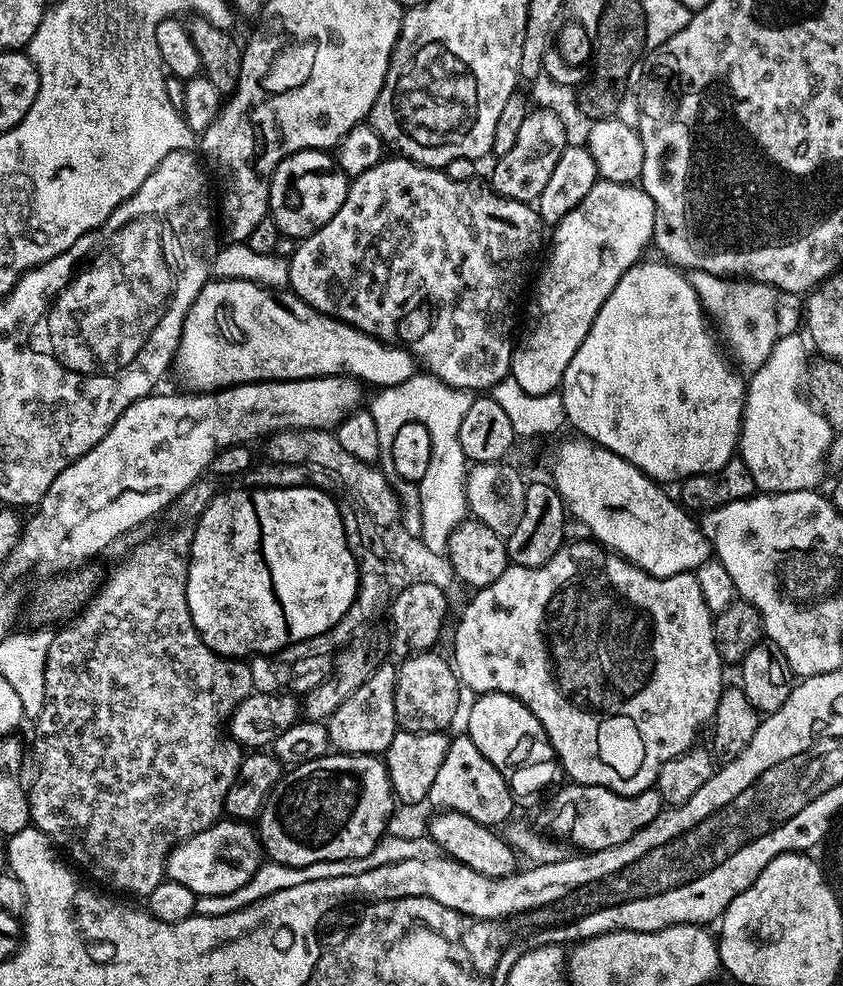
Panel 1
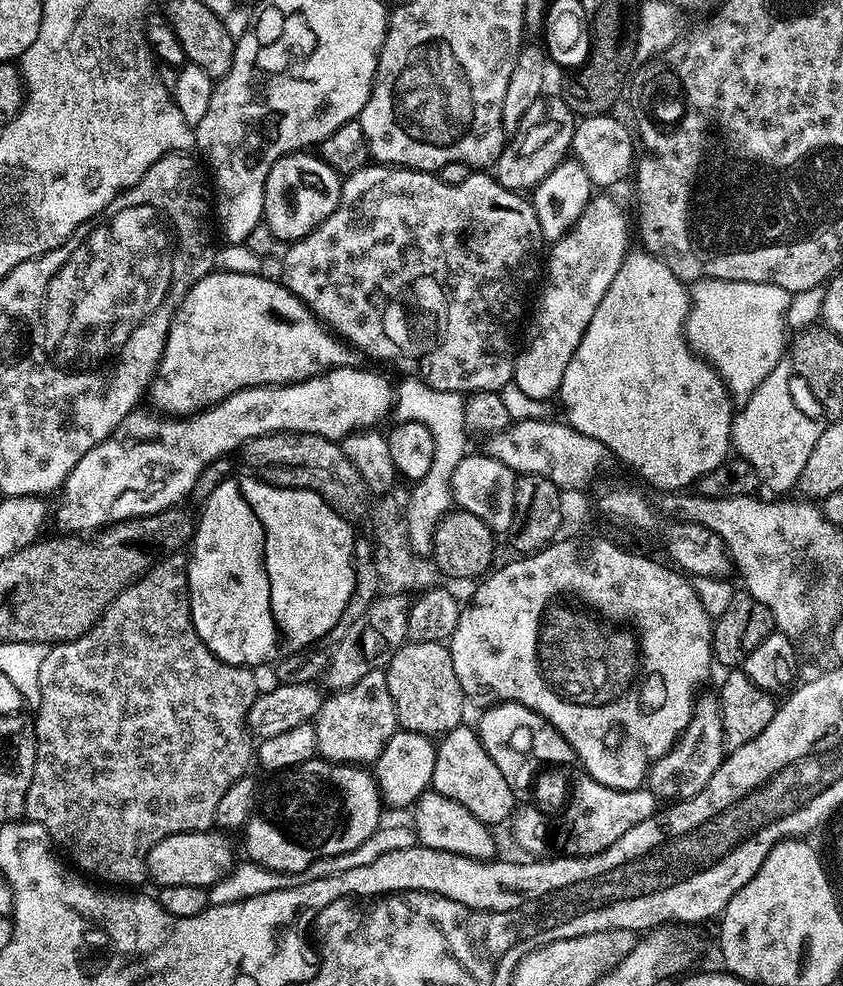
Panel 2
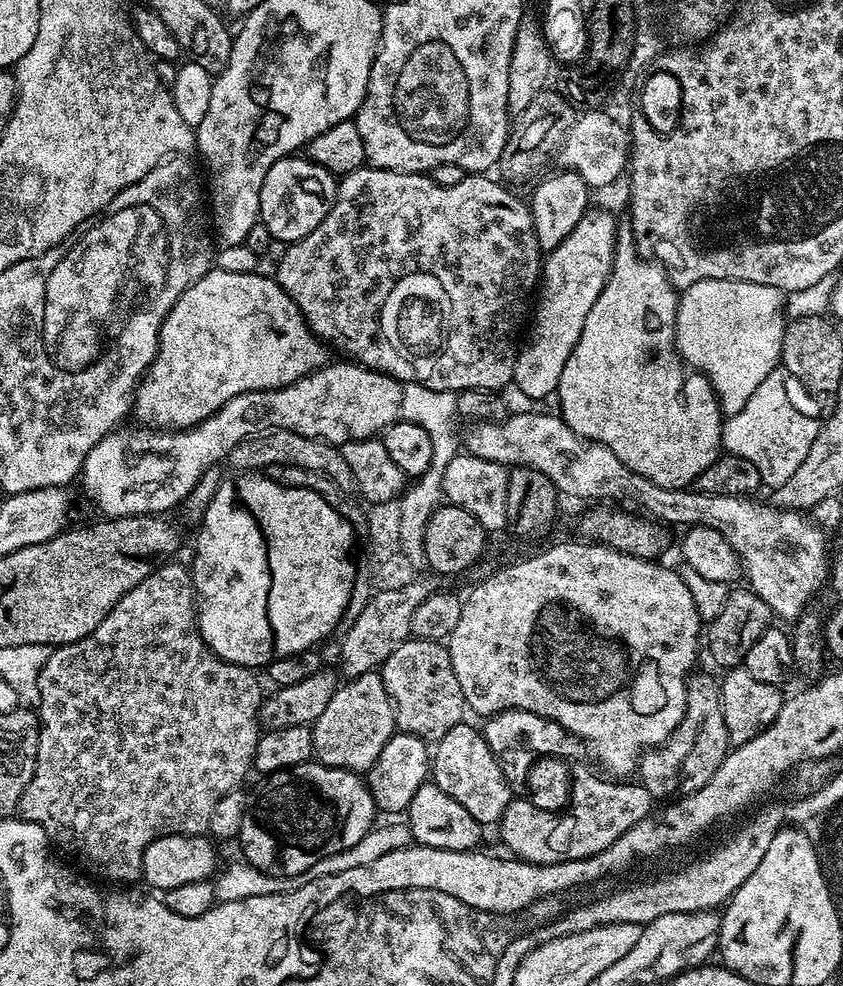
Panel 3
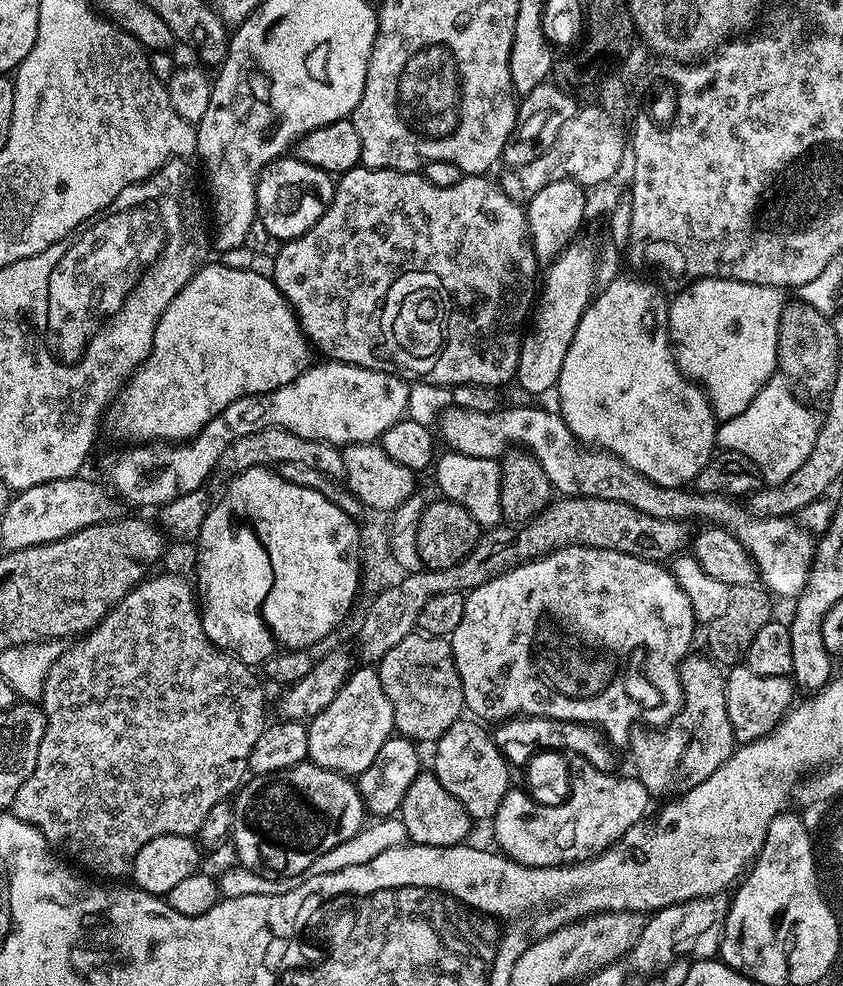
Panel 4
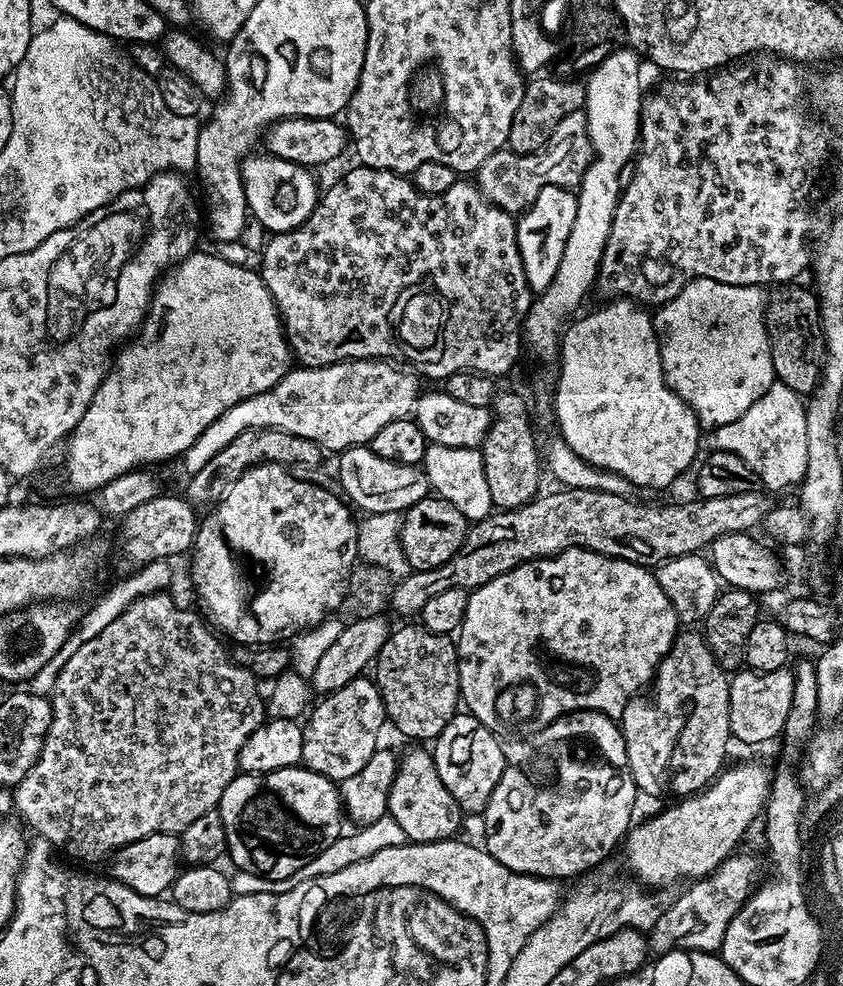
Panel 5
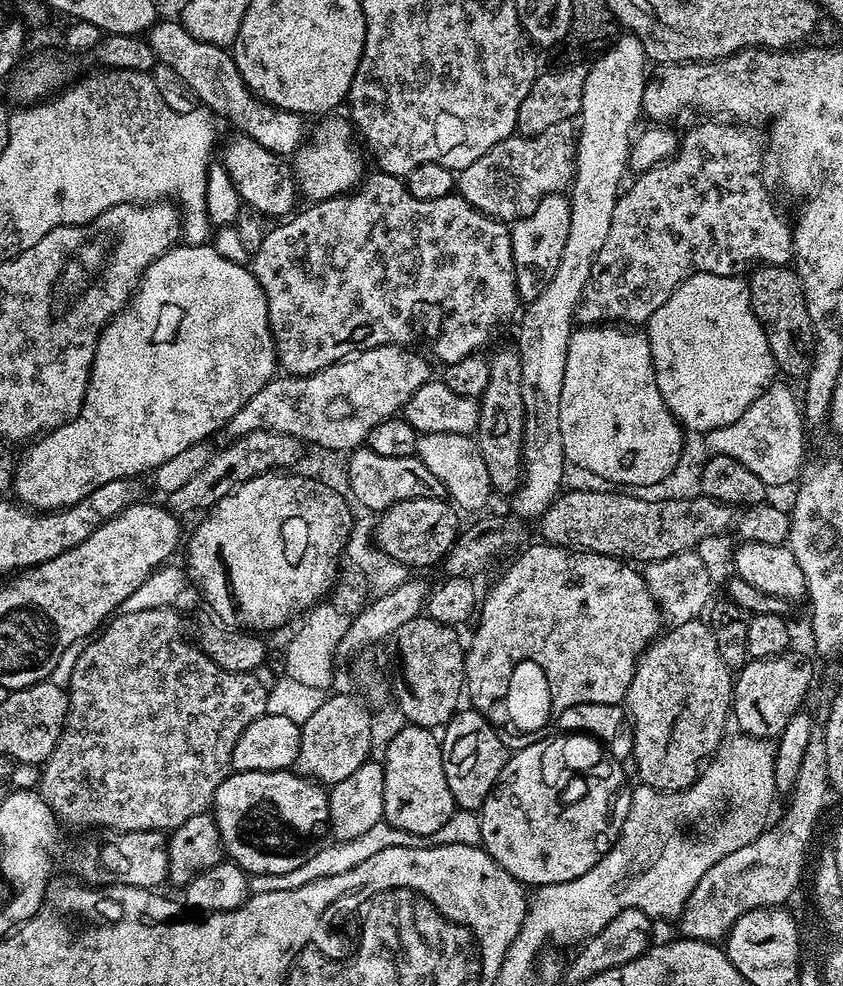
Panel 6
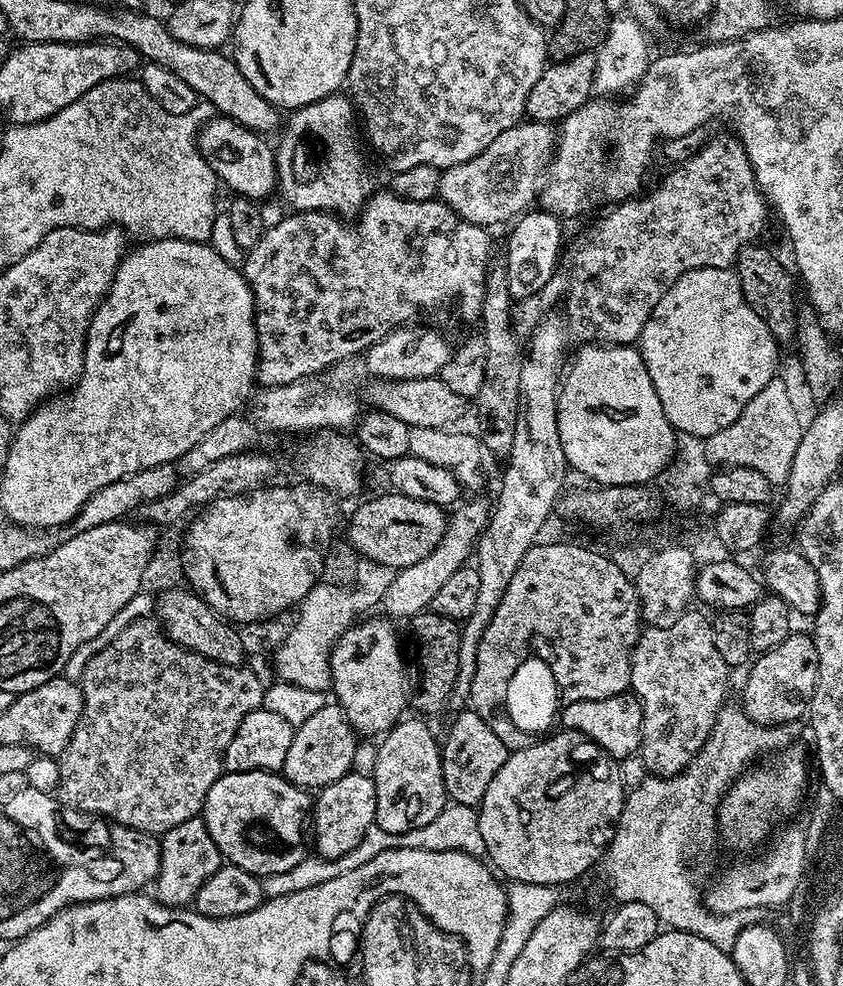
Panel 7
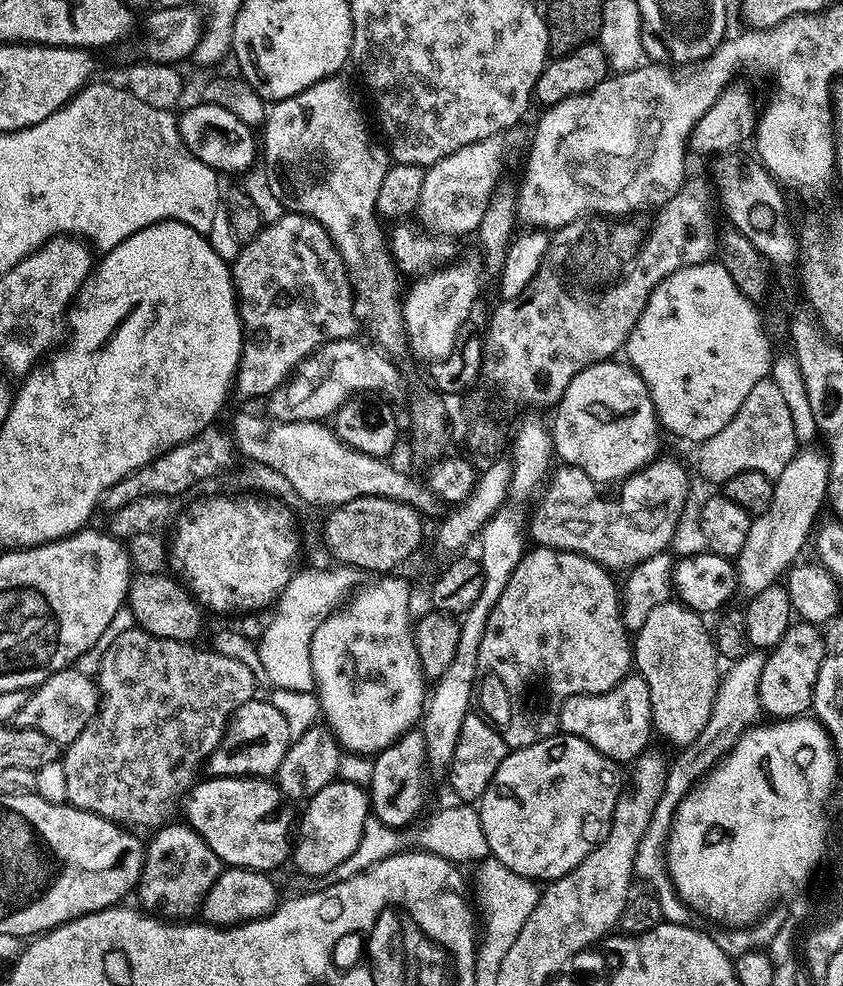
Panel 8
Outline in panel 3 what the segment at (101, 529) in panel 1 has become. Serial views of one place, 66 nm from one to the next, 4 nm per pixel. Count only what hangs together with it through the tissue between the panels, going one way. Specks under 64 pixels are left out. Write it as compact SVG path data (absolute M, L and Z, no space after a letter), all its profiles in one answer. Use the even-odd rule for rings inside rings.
M354 362L344 363L348 364L325 365L288 387L236 395L226 406L193 428L150 429L135 426L108 432L84 459L80 480L105 517L162 514L183 503L202 474L221 463L230 450L246 437L280 428L337 446L354 439L371 439L399 419L403 385L387 373Z

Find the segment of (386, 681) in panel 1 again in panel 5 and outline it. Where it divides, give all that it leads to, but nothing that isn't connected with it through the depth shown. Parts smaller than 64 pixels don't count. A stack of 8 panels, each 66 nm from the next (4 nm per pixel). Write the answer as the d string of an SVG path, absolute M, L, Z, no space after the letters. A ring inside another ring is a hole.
M364 674L356 676L352 681L346 683L336 692L327 693L327 695L321 699L324 701L322 701L320 705L317 703L315 707L311 709L311 712L313 711L312 717L310 717L310 712L310 715L307 717L307 720L309 719L308 724L305 723L303 725L303 767L339 782L350 778L353 774L358 774L358 770L362 770L362 766L366 766L366 762L370 762L370 758L374 755L378 745L381 743L380 727L386 724L386 713L384 711L384 700L380 696L380 687L377 686L375 679L368 677L367 680L366 677L367 675Z

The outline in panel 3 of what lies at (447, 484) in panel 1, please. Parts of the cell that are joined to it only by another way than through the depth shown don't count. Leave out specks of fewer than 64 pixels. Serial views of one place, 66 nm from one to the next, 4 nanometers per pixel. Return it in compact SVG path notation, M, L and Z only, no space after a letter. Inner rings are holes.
M408 382L403 385L399 419L409 420L418 426L422 426L422 430L426 430L434 442L434 458L430 462L430 470L426 470L426 474L419 476L415 483L413 483L416 485L413 486L412 484L403 493L402 499L399 501L400 549L415 566L425 563L424 539L426 538L426 528L430 518L436 513L437 508L441 507L442 501L445 499L443 472L446 470L446 466L458 454L456 395L457 393L454 392L435 392L424 384Z

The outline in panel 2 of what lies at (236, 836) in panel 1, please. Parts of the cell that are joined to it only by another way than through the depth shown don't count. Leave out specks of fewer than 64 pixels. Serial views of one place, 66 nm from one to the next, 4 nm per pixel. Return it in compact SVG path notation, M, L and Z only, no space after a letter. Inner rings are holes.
M220 830L207 832L183 832L162 838L158 846L148 852L148 875L151 883L166 886L198 886L209 889L212 885L236 868L236 848L232 845L231 835Z

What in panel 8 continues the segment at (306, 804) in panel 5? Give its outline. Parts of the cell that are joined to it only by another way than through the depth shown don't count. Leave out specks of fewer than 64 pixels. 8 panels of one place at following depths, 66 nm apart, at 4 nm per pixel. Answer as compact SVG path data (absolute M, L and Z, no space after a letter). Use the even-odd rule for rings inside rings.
M222 776L219 778L204 778L197 783L196 787L188 793L183 805L183 815L186 817L186 823L202 837L206 842L206 846L210 846L210 850L214 850L214 854L218 854L221 865L231 866L234 868L252 868L255 872L262 872L265 874L275 873L275 868L280 868L285 863L289 863L292 846L294 843L294 816L292 820L293 805L282 795L275 783L268 778L257 778L255 776Z

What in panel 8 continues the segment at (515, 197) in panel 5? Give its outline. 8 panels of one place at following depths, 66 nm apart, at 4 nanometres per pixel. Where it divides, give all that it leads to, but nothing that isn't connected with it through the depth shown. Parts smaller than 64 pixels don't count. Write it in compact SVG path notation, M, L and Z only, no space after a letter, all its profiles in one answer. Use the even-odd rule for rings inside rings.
M516 130L499 132L470 146L462 146L462 150L442 158L437 164L427 165L418 216L433 228L433 233L464 236L467 232L475 233L479 229L492 197L497 195L496 183L504 172L504 163L520 144L518 133Z

